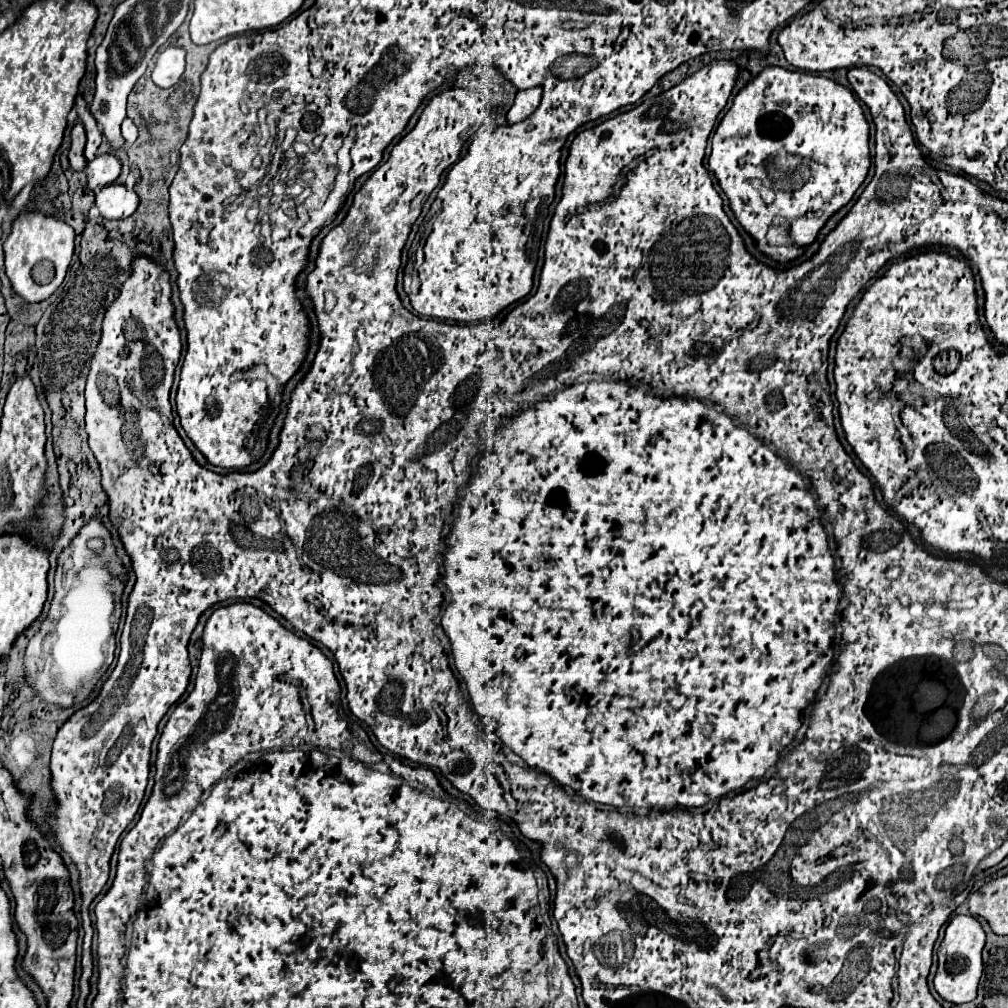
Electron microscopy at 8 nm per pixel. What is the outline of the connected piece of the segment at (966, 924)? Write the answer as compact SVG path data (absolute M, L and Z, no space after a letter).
M954 915L950 919L944 939L938 947L938 971L934 977L934 987L942 999L950 1003L968 1003L976 997L980 977L984 973L984 963L982 963L984 945L986 945L986 933L976 917Z

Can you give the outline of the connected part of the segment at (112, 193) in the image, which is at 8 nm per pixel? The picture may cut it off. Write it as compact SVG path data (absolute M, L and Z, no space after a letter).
M108 185L96 191L94 205L104 219L122 219L136 211L138 195L124 185Z

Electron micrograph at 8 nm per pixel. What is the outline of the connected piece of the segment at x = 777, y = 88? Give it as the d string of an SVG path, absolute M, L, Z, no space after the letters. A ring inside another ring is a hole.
M768 65L738 91L732 107L722 117L712 137L708 167L726 193L740 225L758 241L760 251L776 261L790 261L804 253L826 219L846 205L862 185L870 169L868 121L848 87L819 74ZM758 187L772 189L774 201L766 203Z

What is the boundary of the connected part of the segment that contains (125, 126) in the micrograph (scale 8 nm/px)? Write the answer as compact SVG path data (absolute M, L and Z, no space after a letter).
M126 119L126 121L122 123L122 137L124 137L124 141L126 141L126 147L130 147L130 145L138 139L138 129L136 129L136 125L134 125L130 119Z

